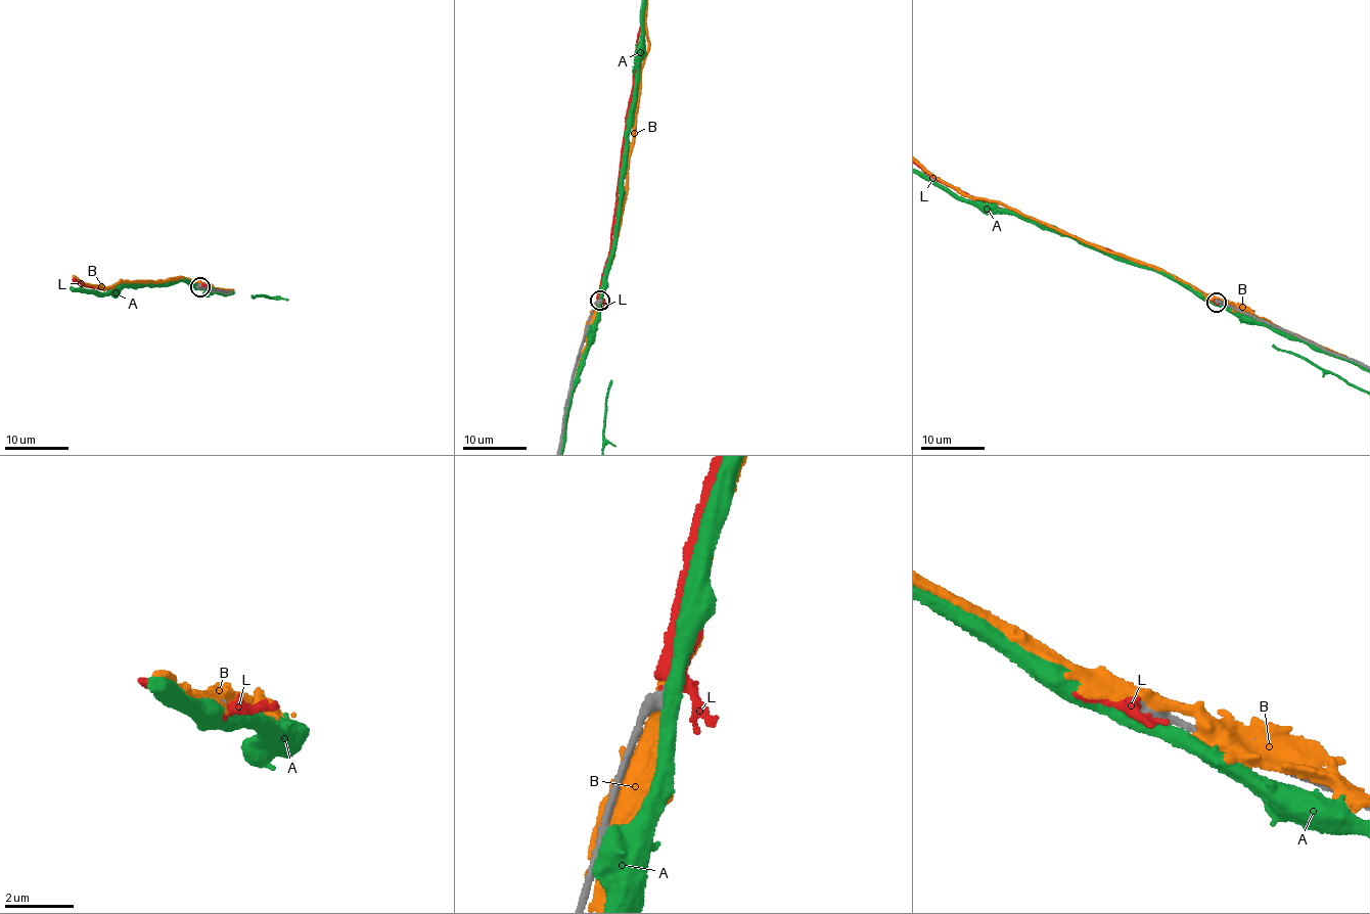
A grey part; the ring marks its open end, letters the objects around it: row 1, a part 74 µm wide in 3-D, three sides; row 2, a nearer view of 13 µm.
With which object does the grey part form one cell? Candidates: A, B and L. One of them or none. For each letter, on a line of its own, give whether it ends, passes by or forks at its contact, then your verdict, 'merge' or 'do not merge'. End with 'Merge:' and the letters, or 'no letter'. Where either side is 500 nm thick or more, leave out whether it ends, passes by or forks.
A: it passes by; do not merge
B: it passes by; do not merge
L: it passes by; merge
Merge: L

